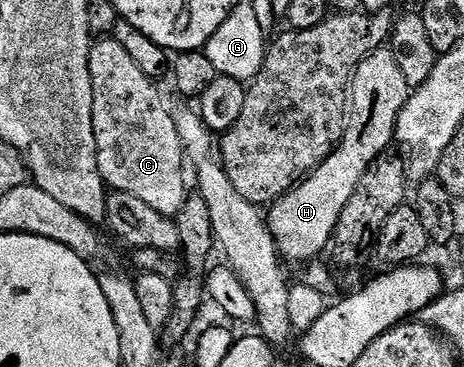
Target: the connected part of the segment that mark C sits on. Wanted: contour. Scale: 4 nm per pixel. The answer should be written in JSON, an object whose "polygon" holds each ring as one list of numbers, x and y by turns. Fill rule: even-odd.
{"polygon":[[112,38,98,39,90,47,89,69,99,174,112,191,132,194,159,210,159,214,176,218,187,195,187,153,179,142,173,112,165,105,158,85,135,66,127,50]]}

